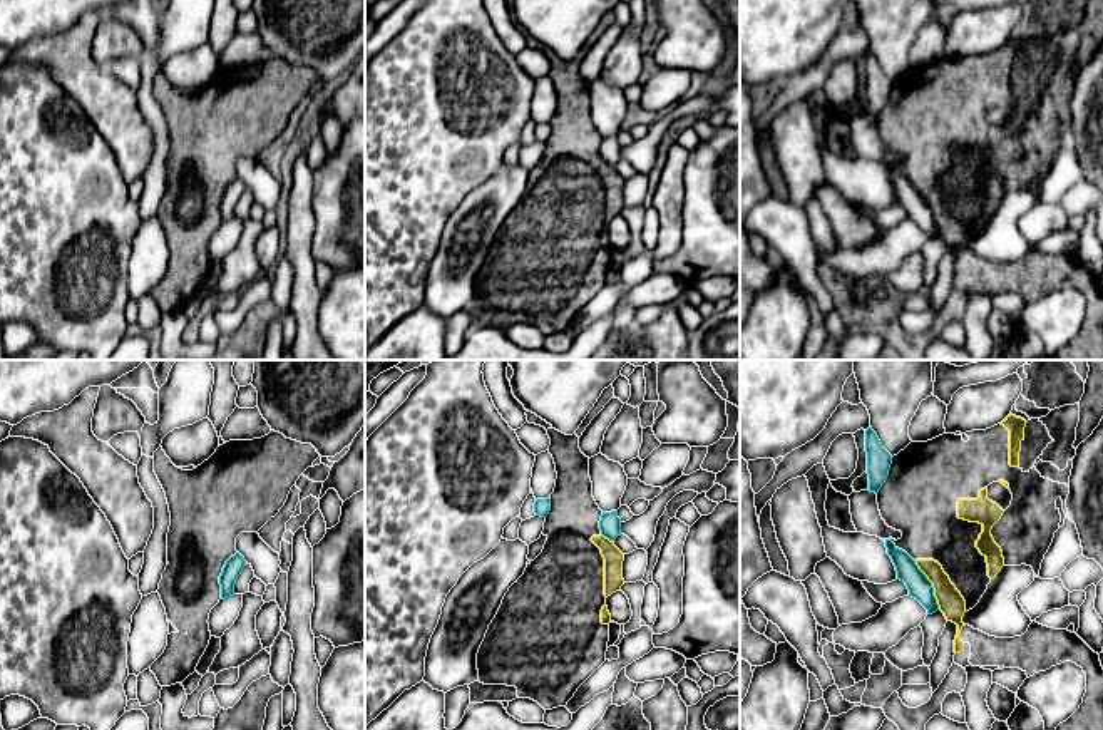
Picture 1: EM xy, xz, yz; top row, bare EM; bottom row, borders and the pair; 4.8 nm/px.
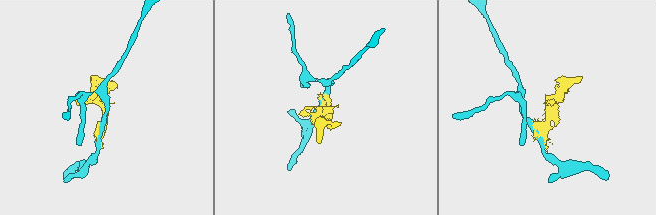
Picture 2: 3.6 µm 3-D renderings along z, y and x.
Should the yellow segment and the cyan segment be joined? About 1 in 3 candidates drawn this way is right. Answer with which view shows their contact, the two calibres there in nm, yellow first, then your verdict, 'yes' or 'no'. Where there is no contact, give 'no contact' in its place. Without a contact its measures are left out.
meets yellow in yz; 120 nm thick on the yellow side, 110 nm on the other; no

